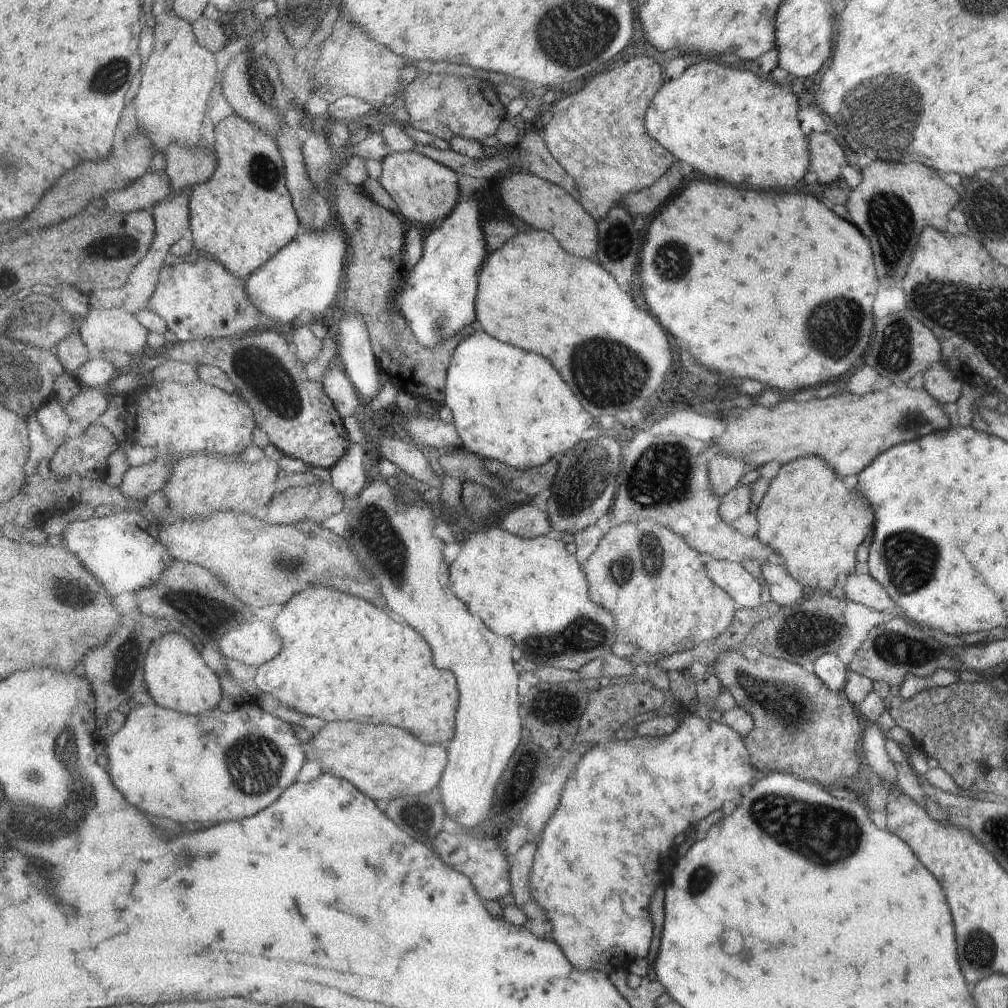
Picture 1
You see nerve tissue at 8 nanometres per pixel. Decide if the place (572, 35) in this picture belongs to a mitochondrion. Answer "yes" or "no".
yes

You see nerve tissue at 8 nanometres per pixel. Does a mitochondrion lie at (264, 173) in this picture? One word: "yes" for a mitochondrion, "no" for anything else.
yes

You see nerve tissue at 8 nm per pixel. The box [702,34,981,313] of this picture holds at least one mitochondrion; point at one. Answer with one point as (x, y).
(877, 124)

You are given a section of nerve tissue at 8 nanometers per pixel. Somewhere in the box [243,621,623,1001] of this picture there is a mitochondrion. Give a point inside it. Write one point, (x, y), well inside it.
(415, 816)

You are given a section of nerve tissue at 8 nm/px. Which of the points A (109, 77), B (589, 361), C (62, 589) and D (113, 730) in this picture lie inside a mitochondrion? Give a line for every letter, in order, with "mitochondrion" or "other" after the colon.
A: mitochondrion
B: mitochondrion
C: mitochondrion
D: other

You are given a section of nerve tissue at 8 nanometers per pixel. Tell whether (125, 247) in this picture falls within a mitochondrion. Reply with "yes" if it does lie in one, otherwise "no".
yes

